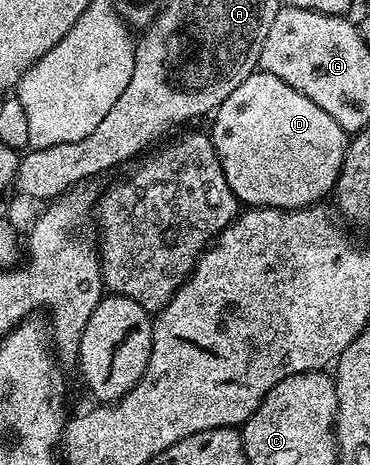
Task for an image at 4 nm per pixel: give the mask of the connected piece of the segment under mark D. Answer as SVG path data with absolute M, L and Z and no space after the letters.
M261 69L254 71L236 90L228 93L228 97L224 97L224 101L213 112L213 119L214 124L208 128L208 134L210 140L214 142L216 157L220 161L220 169L224 169L224 177L239 204L245 205L247 208L278 207L281 211L293 211L296 207L321 204L322 198L325 195L327 198L333 192L344 161L348 132L340 125L336 125L336 121L332 121L332 117L328 117L328 113L324 113L324 109L320 109L320 105L316 105L316 101L308 101L308 97L304 97L304 93L296 93L296 89L292 89L292 85L284 85L284 81L280 81L280 77L272 77L272 73Z

